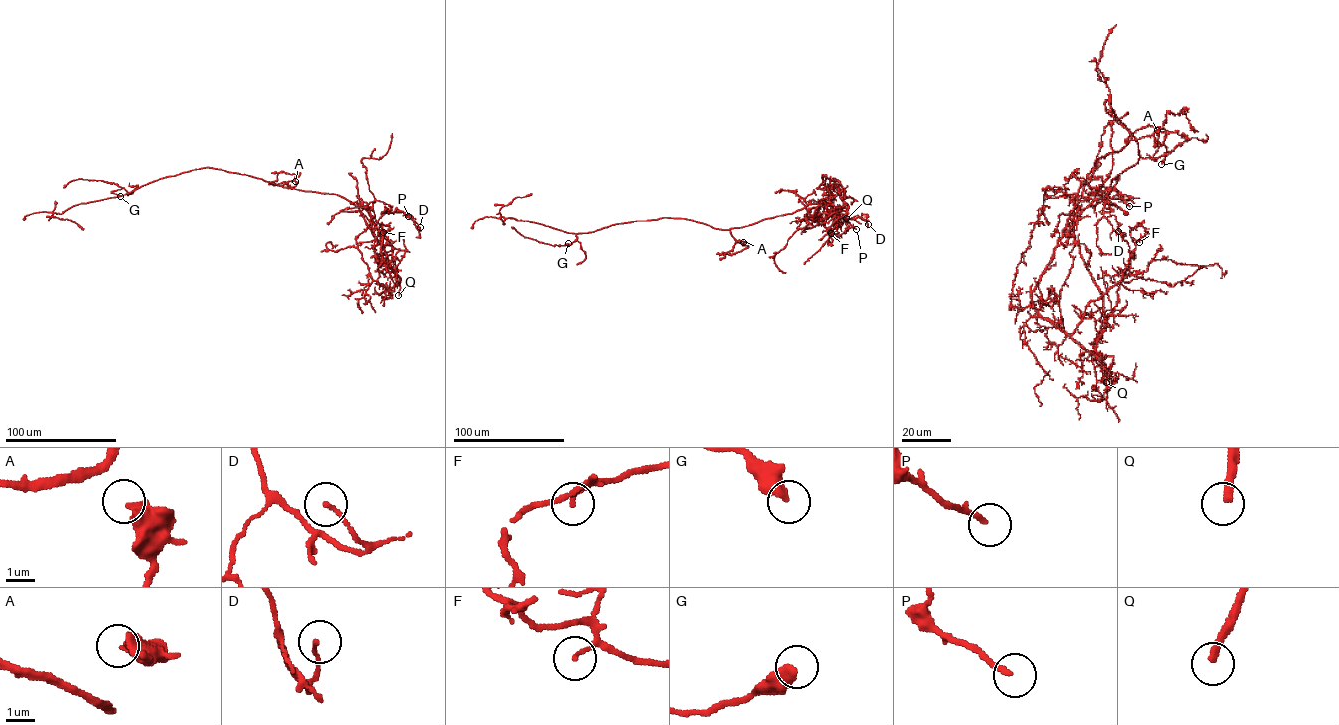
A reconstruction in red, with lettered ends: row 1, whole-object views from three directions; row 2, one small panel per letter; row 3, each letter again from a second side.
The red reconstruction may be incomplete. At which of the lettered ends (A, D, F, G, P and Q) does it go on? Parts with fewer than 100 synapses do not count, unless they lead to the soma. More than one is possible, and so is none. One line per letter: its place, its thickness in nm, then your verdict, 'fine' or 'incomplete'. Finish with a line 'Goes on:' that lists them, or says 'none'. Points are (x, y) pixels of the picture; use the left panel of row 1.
A: at (295, 181); 480 nm thick; fine
D: at (420, 227); 140 nm thick; fine
F: at (383, 232); 110 nm thick; fine
G: at (120, 196); 480 nm thick; fine
P: at (408, 216); 180 nm thick; fine
Q: at (398, 295); 280 nm thick; incomplete
Goes on: Q

